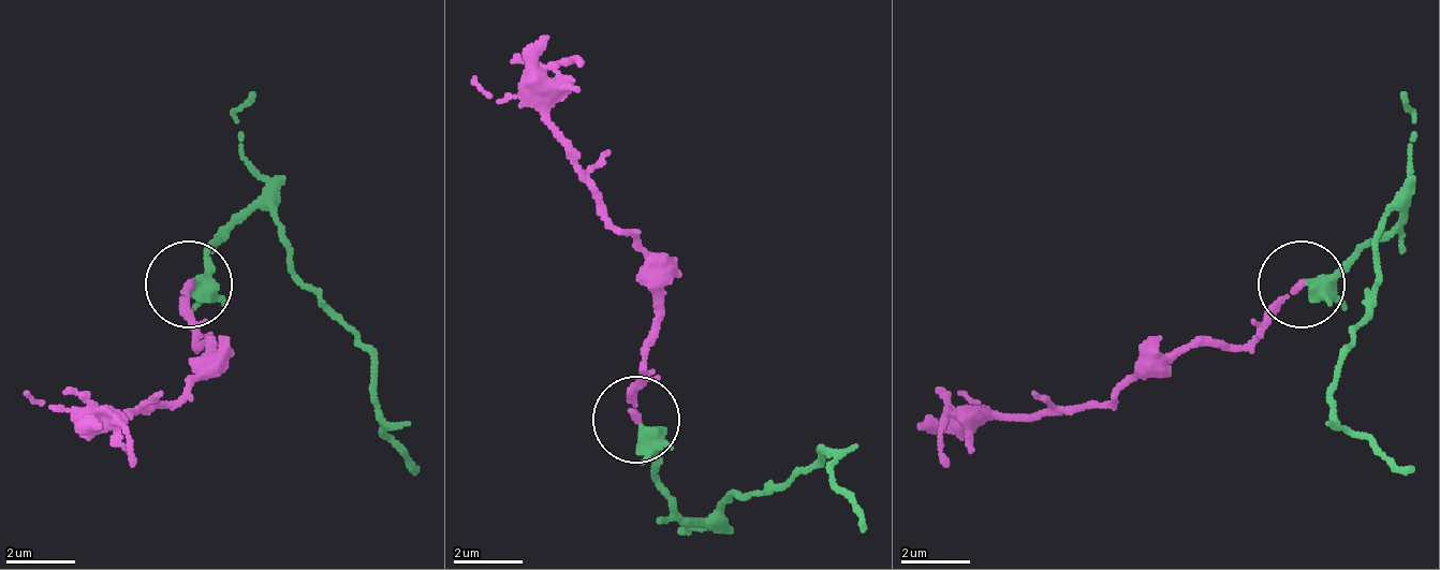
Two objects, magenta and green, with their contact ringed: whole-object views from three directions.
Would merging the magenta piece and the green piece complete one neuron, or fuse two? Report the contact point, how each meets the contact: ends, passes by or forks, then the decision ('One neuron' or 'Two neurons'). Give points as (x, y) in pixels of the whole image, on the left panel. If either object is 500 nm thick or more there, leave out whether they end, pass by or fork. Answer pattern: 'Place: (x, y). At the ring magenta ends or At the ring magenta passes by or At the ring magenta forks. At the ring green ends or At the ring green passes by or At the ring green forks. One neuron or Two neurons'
Place: (189, 284). At the ring magenta ends. At the ring green passes by. One neuron

